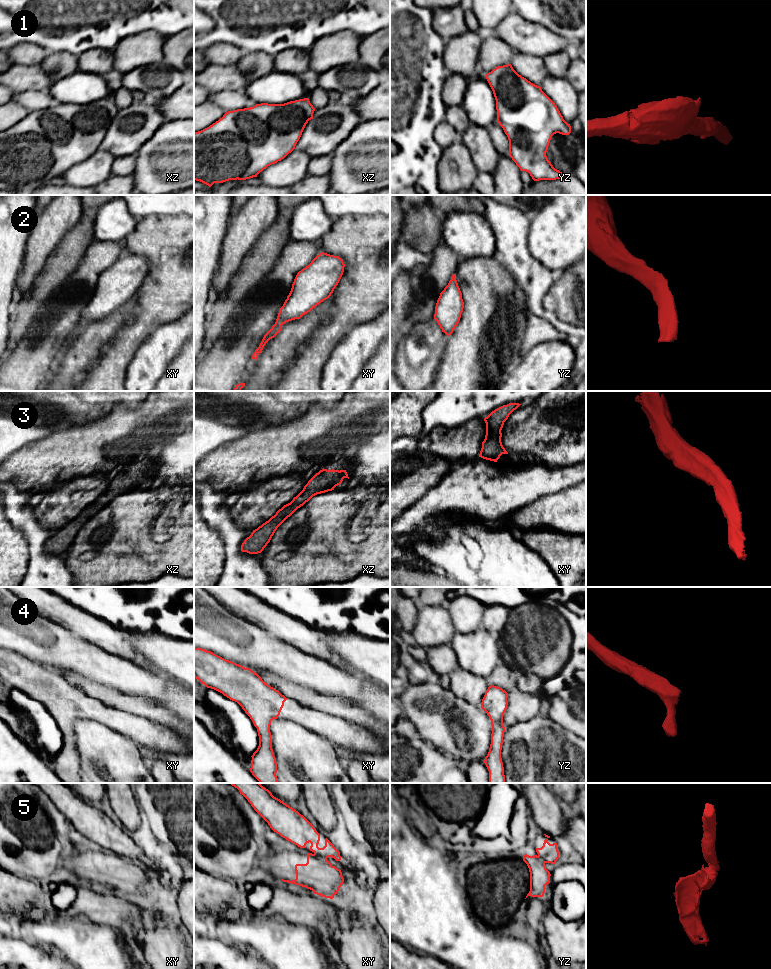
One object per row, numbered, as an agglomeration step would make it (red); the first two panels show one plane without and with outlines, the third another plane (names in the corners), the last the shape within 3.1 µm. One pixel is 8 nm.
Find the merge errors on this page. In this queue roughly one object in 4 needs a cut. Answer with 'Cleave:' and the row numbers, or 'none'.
Cleave: 5

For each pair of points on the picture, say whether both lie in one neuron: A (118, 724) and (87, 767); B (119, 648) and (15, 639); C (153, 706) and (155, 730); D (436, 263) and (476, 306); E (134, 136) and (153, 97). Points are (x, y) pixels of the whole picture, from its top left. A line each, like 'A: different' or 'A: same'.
A: different
B: different
C: different
D: different
E: same

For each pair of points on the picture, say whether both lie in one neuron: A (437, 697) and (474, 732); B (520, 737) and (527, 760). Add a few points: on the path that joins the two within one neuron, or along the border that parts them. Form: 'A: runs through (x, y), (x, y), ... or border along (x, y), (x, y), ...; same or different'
A: runs through (446, 704), (465, 723); same
B: runs through (520, 743), (521, 754); same

